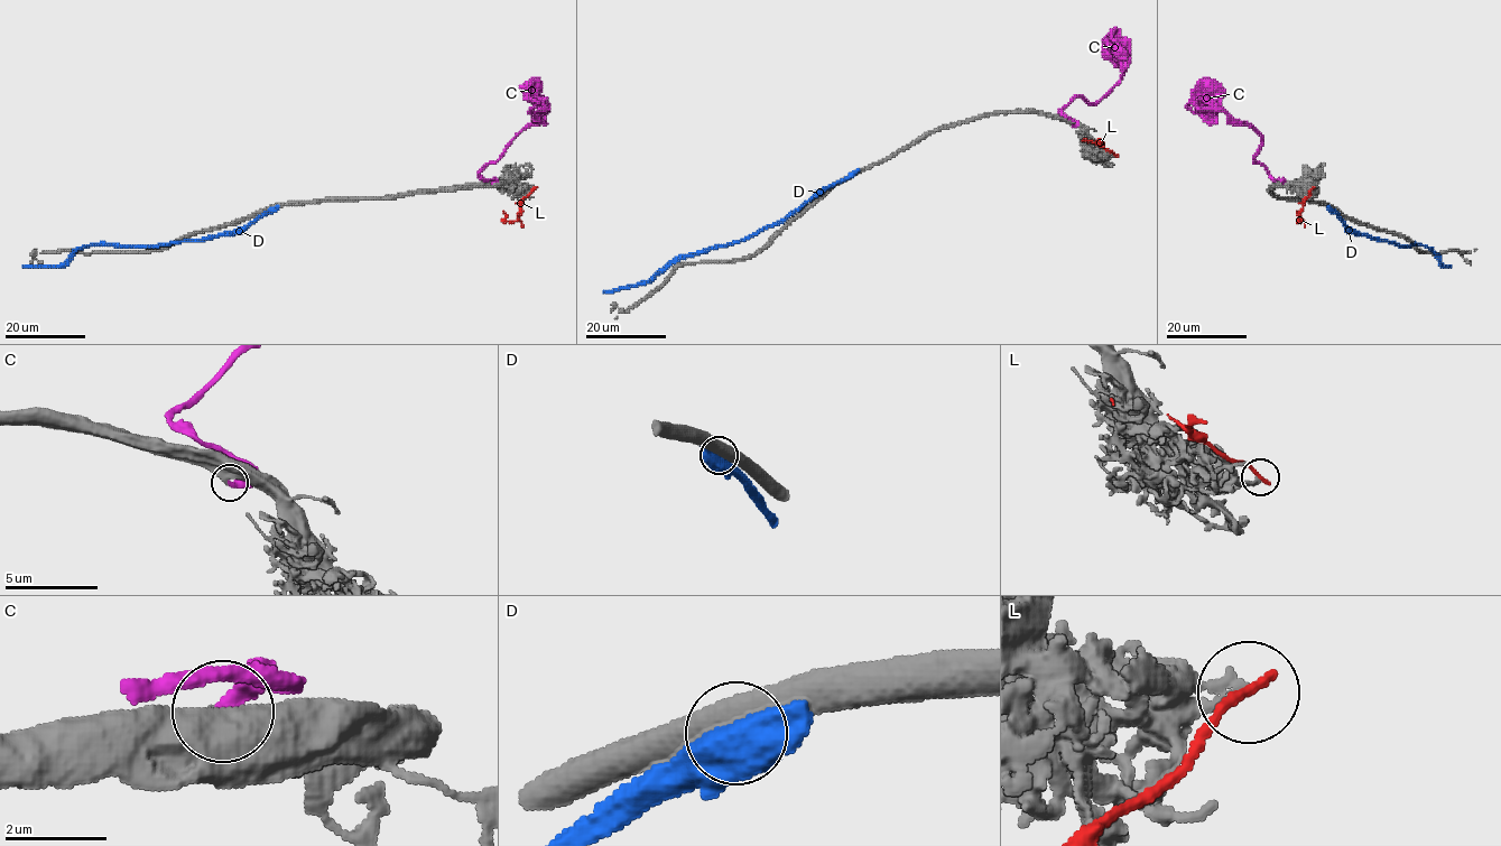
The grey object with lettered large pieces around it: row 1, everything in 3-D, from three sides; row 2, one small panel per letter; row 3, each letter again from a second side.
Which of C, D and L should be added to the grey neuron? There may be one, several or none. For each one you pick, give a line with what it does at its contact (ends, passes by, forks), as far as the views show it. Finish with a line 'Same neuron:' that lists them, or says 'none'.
C: it ends
Same neuron: C

